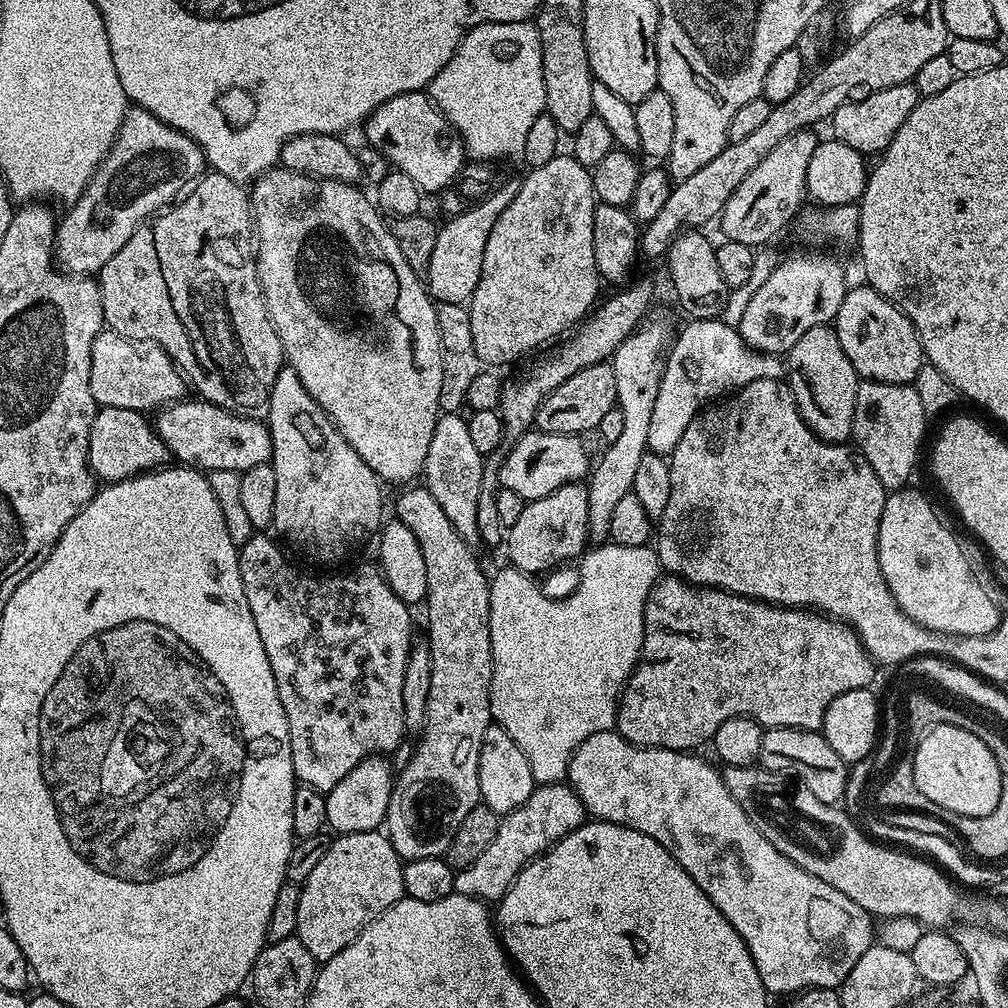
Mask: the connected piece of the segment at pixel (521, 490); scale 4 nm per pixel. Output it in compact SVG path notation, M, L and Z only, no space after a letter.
M529 430L511 445L508 457L503 457L500 466L501 485L526 502L537 500L567 484L583 481L590 472L588 448L585 441L578 436L550 434L539 430Z

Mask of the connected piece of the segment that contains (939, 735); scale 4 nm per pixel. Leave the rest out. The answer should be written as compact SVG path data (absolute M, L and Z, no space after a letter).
M957 724L934 725L919 737L912 752L914 782L930 802L963 816L985 816L998 806L1001 770L979 738Z

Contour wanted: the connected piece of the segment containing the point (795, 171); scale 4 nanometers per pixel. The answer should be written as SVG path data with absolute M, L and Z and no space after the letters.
M813 129L796 131L783 142L778 142L765 158L742 180L718 217L722 236L730 241L745 243L753 248L767 244L792 220L807 197L806 173L810 157L820 138Z

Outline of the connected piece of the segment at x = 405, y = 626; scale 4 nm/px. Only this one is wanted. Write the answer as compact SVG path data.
M252 534L245 544L239 545L240 573L242 586L246 594L246 602L250 602L250 614L254 614L254 626L258 626L258 634L262 638L262 646L266 646L266 658L270 658L270 670L274 670L274 682L278 686L278 698L282 698L282 710L286 710L286 722L290 730L290 754L294 762L294 774L300 784L310 786L314 790L327 793L358 762L367 756L389 754L400 744L400 739L406 736L404 719L402 718L402 678L406 675L406 662L410 658L410 650L414 643L412 636L412 616L409 605L394 594L392 585L383 575L376 572L344 572L341 576L311 576L300 568L295 568L284 557L284 552L271 540L268 534Z

